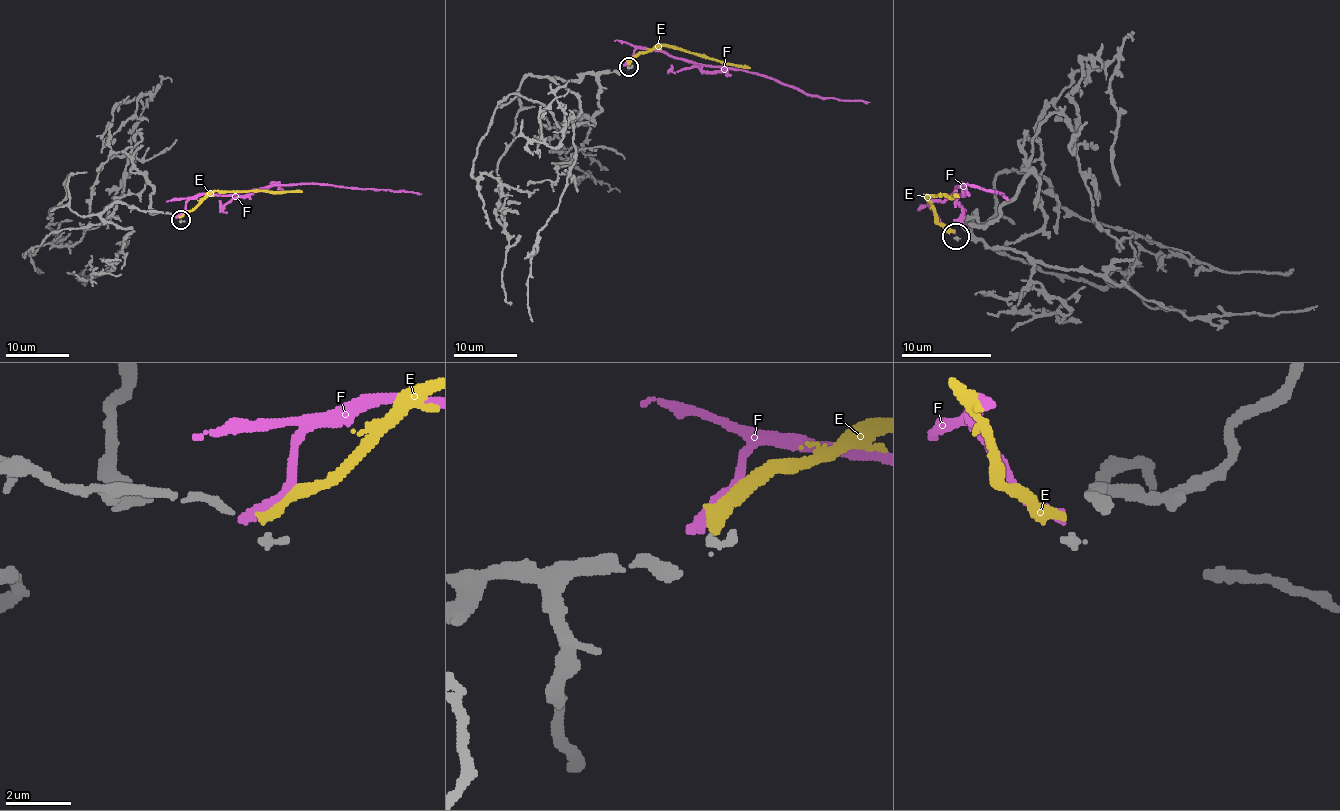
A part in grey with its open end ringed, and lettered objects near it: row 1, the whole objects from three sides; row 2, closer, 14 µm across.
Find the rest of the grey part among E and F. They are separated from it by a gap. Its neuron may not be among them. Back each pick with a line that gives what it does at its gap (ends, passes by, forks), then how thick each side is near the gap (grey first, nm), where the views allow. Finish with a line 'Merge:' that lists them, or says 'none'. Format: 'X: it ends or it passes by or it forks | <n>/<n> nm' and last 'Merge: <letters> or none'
E: it ends | 240/400 nm
Merge: E

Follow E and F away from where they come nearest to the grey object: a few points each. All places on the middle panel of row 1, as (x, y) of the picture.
E: (628, 66), (641, 53), (661, 45), (674, 45), (707, 58), (750, 67)
F: (626, 64), (637, 48), (664, 50), (674, 56), (702, 64), (745, 69), (777, 79), (810, 94), (870, 102)

